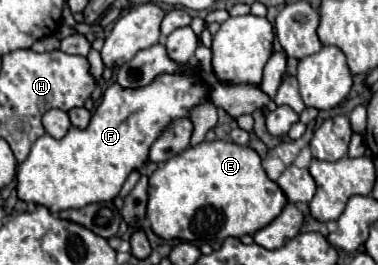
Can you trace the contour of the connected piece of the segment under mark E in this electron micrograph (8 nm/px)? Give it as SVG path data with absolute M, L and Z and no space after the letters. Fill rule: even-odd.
M202 141L200 145L188 147L184 153L164 161L150 175L148 181L148 209L146 219L150 221L152 231L166 239L182 239L188 243L206 243L206 241L224 241L228 237L254 235L258 229L266 227L272 219L280 215L286 205L282 189L268 179L260 165L260 157L254 149L242 147L230 141Z

